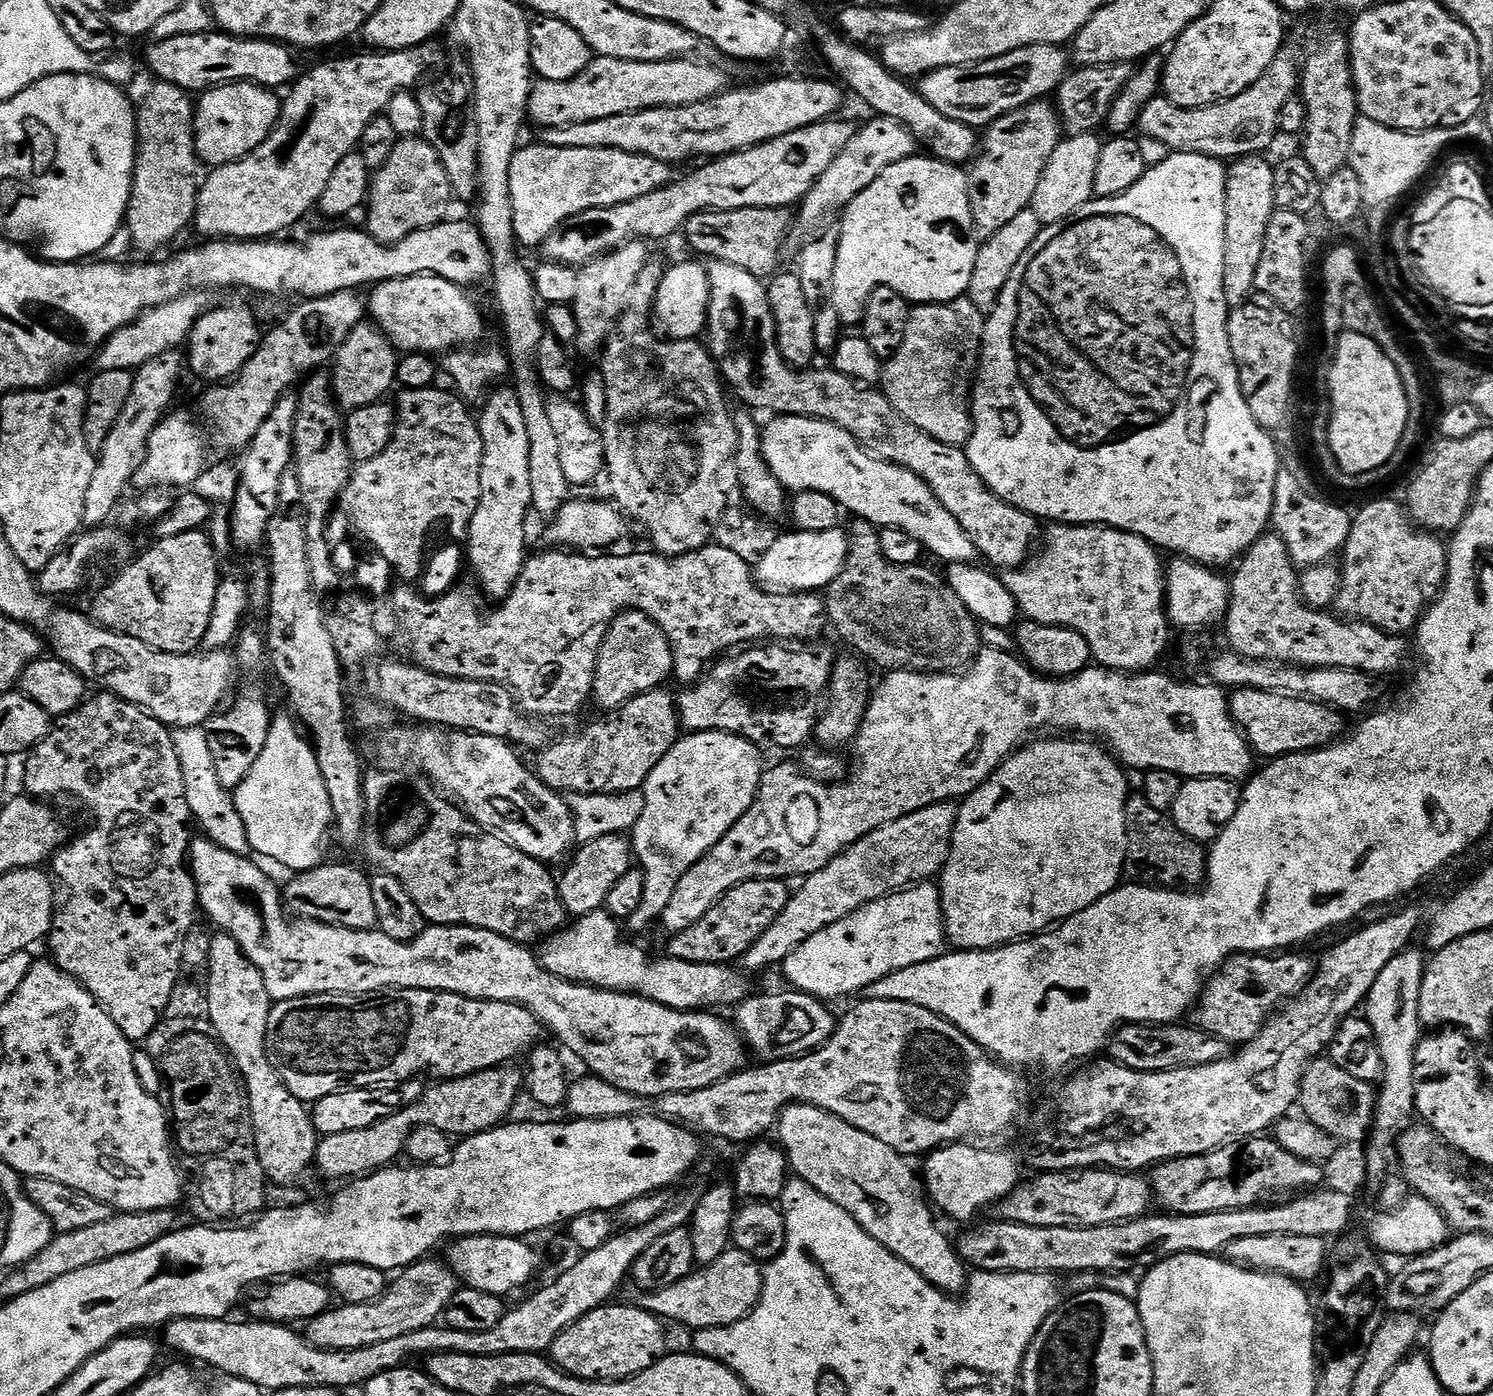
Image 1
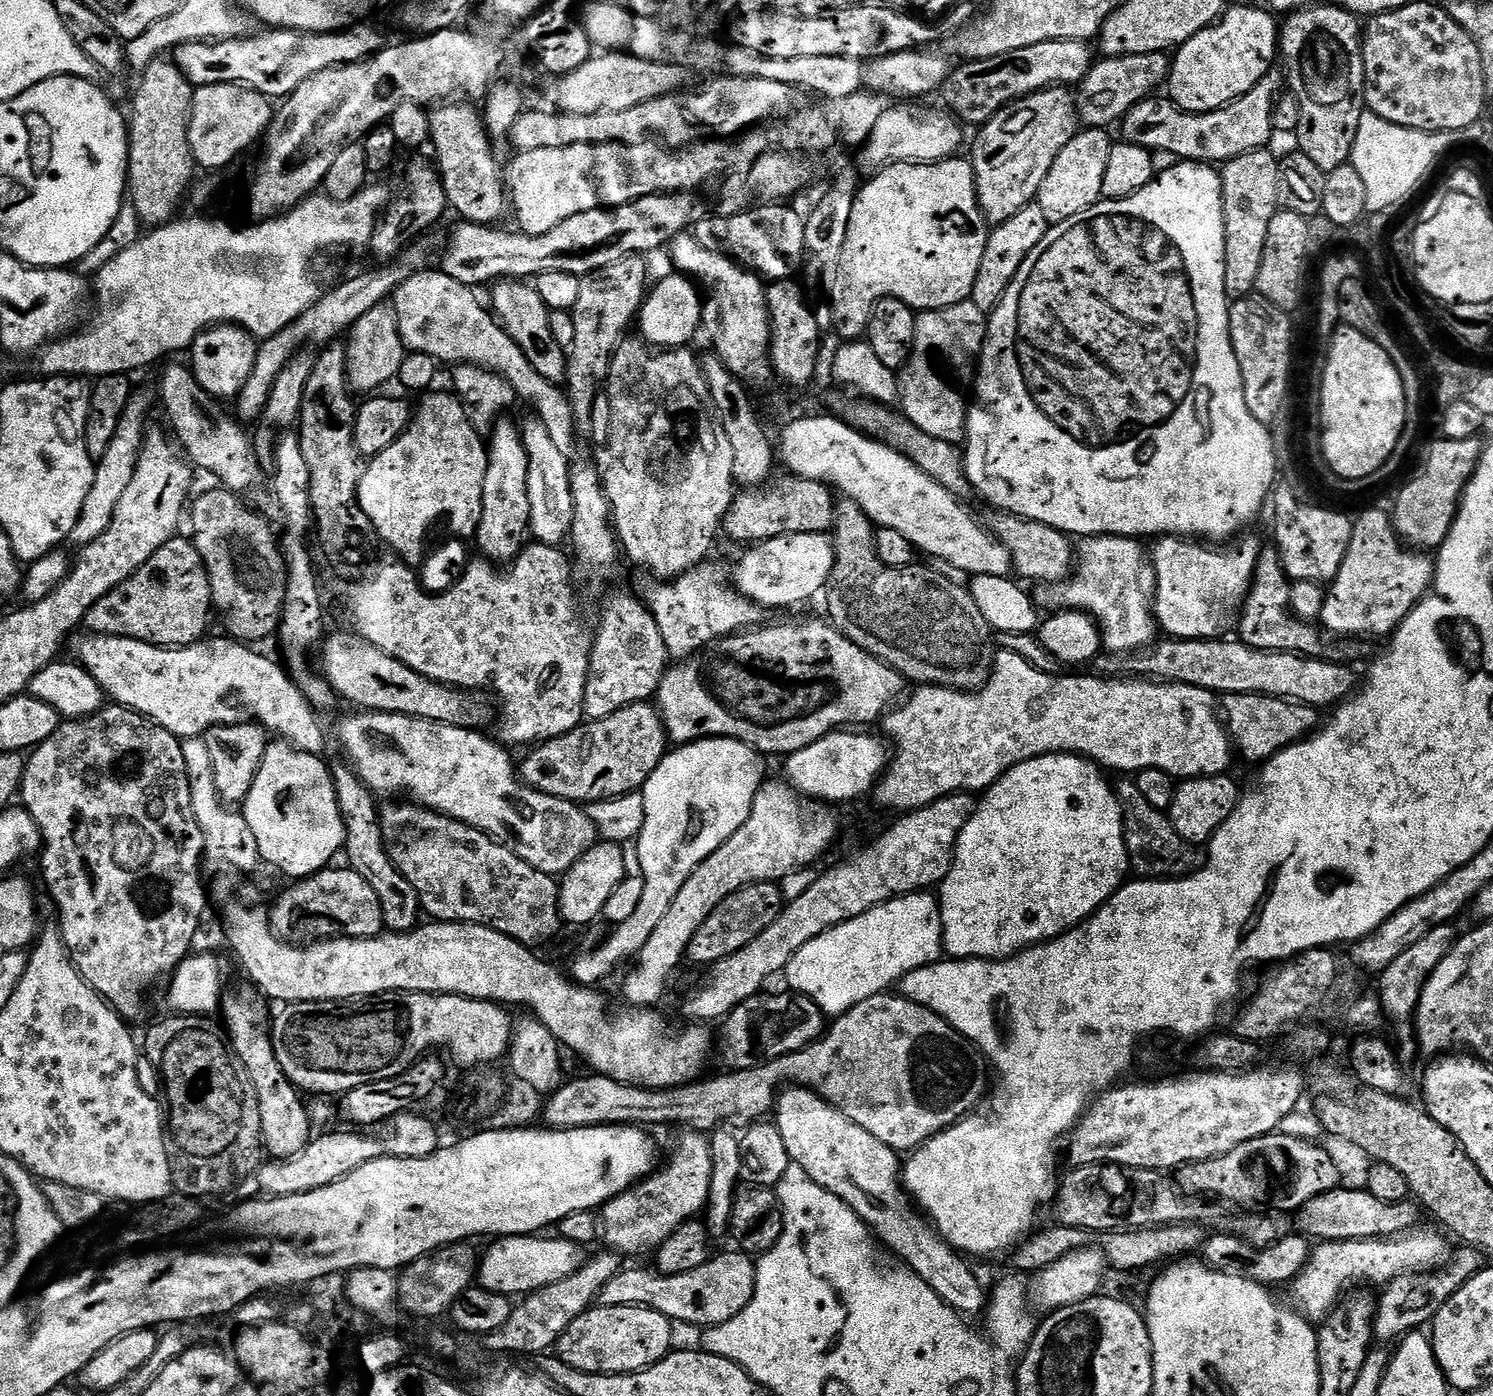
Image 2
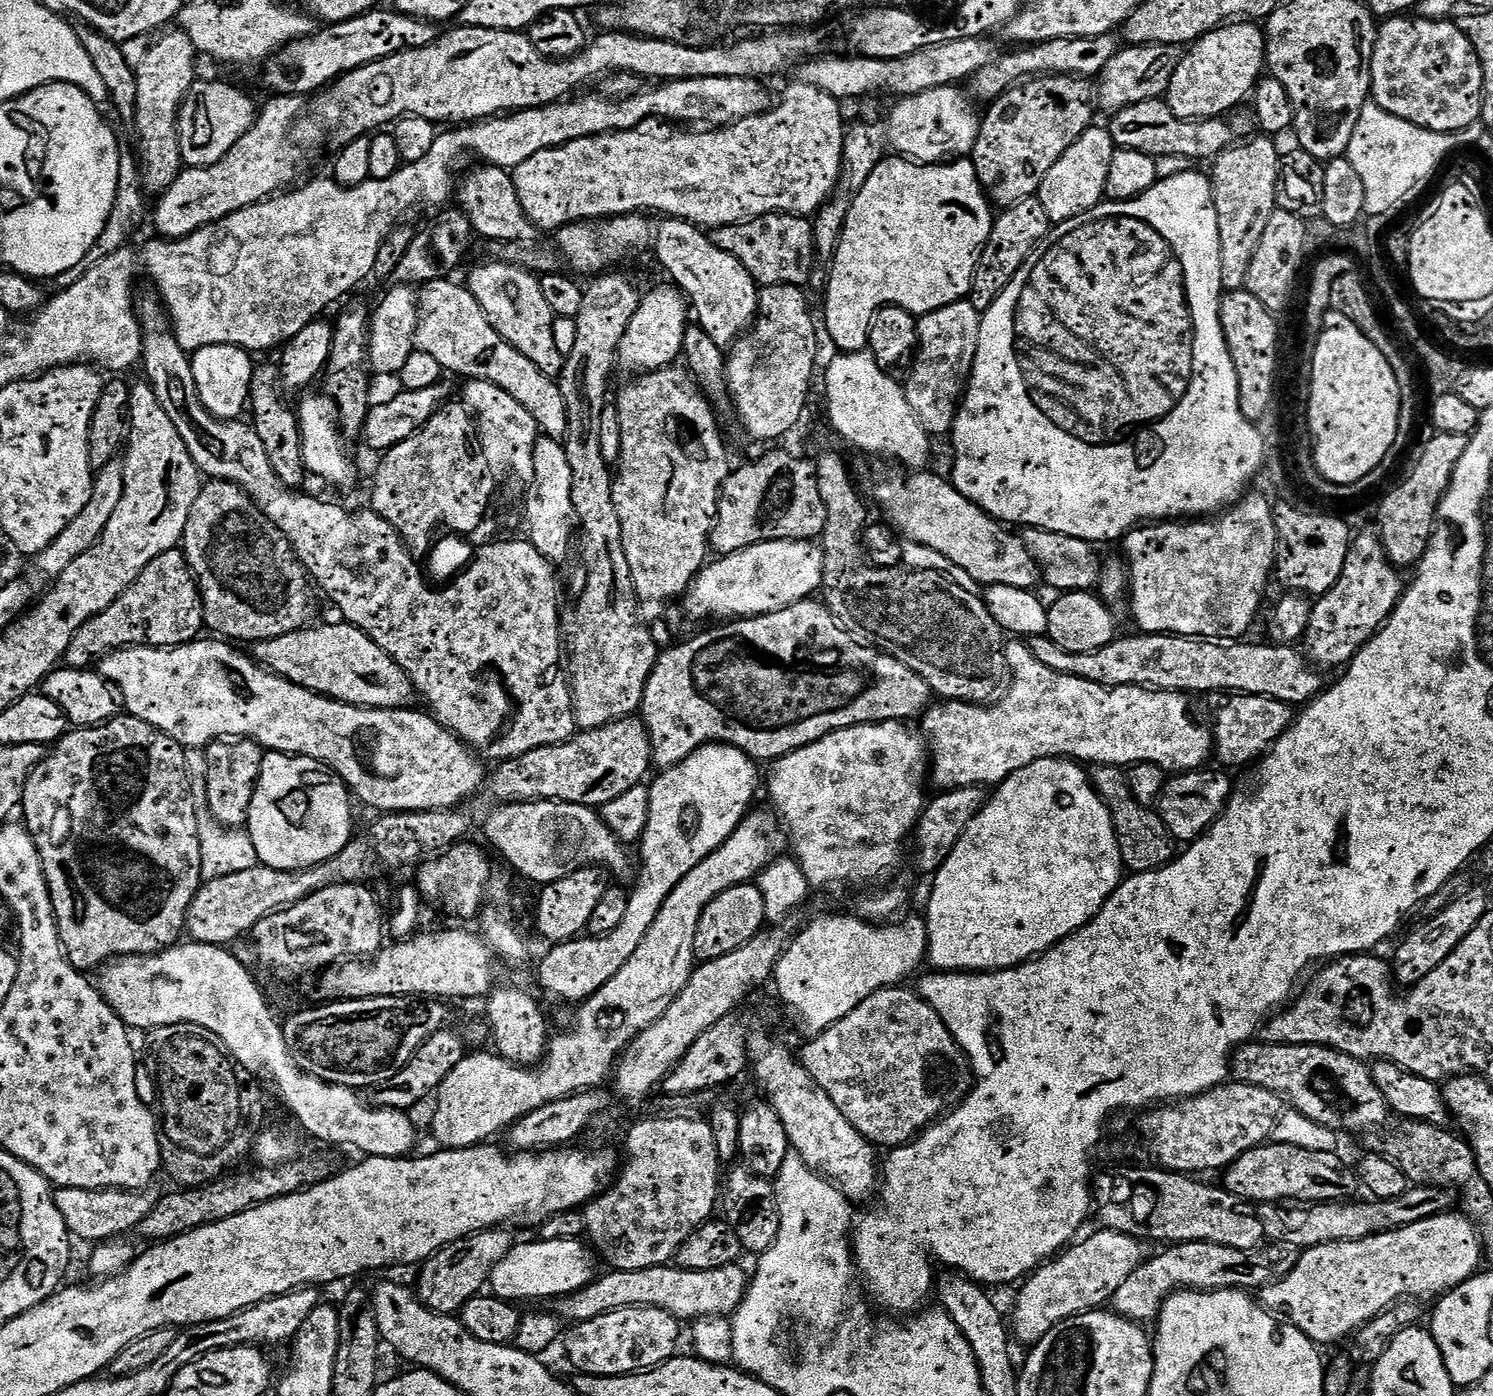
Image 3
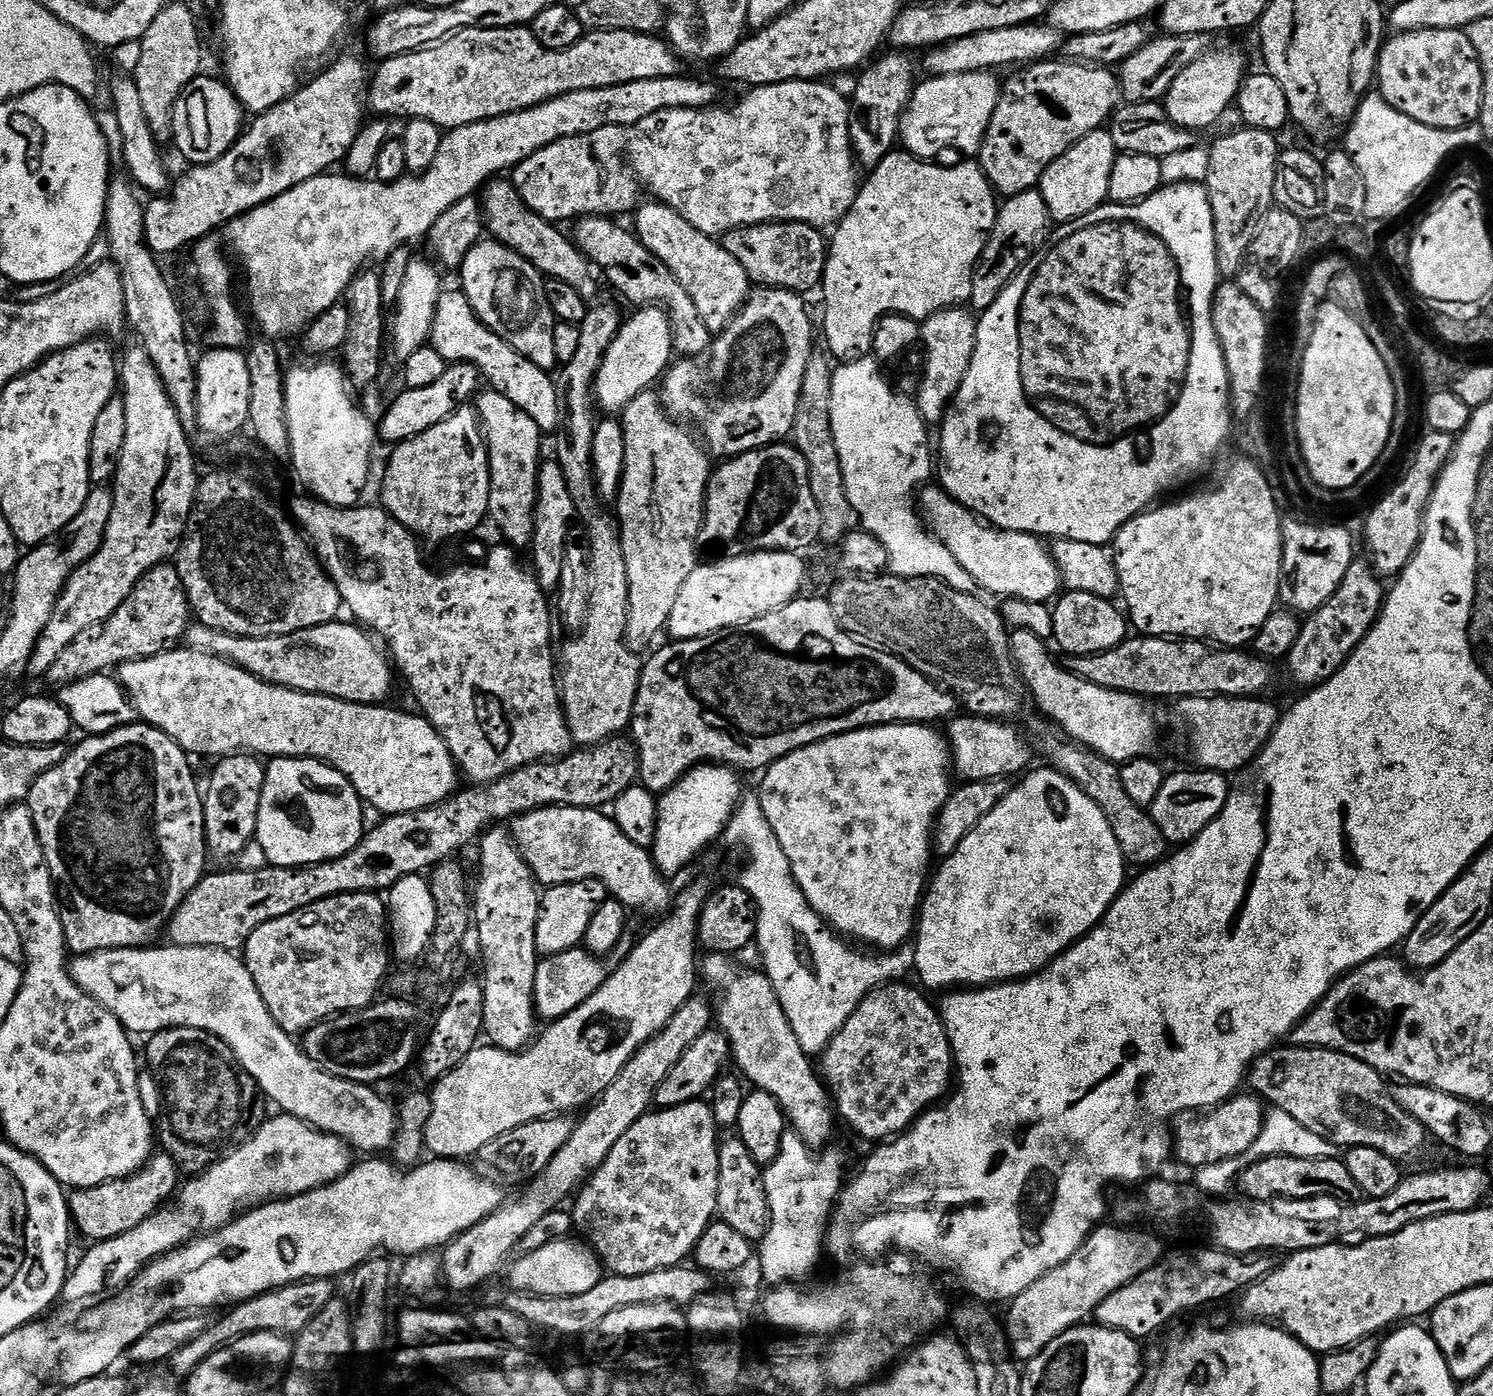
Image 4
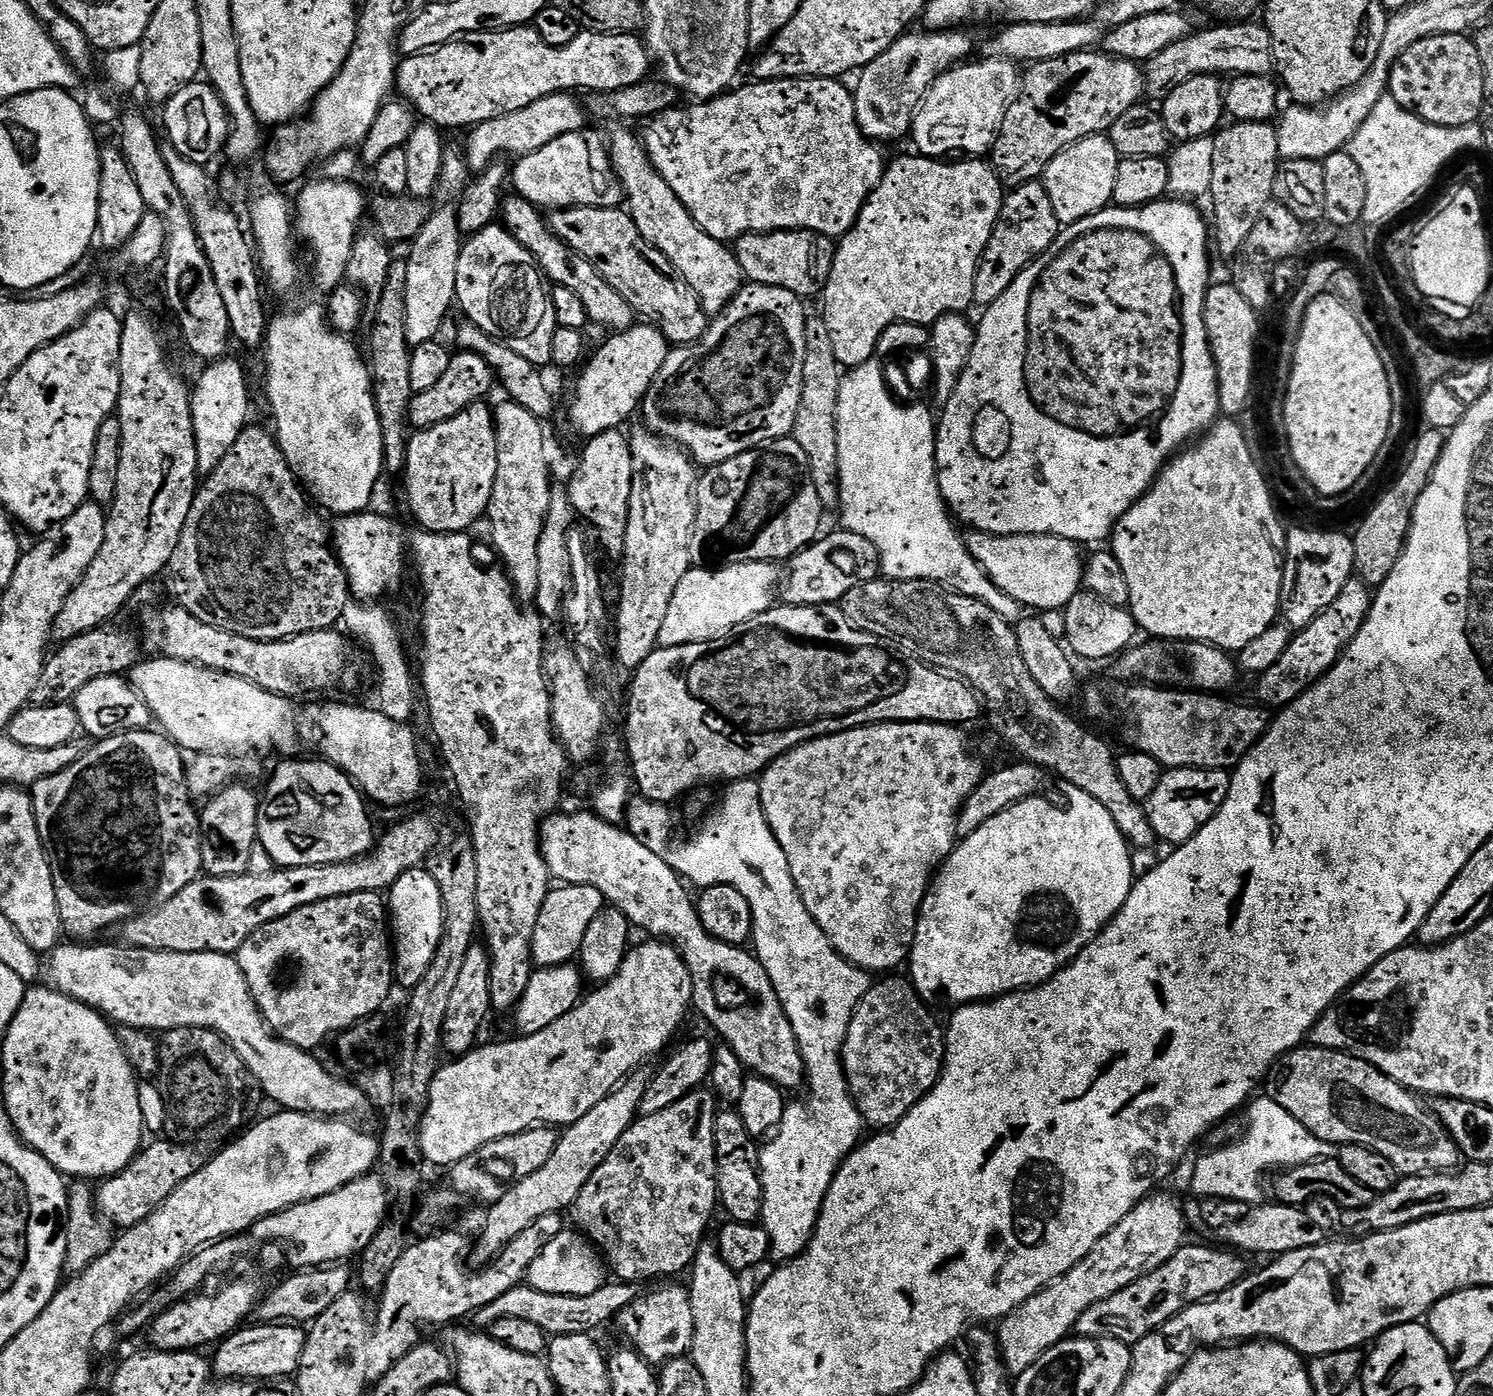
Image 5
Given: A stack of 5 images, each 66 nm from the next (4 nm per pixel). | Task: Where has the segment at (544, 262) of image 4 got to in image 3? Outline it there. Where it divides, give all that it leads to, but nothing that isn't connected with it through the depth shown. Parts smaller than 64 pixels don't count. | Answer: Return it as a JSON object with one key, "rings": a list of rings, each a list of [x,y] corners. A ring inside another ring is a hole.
{"rings":[[[484,164],[483,166],[476,166],[472,173],[465,178],[464,181],[459,181],[458,196],[460,192],[460,201],[458,207],[460,211],[466,214],[466,218],[470,222],[473,233],[477,237],[480,236],[484,240],[492,240],[496,244],[522,244],[525,242],[532,242],[538,229],[532,223],[532,219],[522,210],[522,202],[518,202],[518,190],[514,190],[514,182],[512,181],[512,172],[503,168],[496,168],[493,164]]]}

